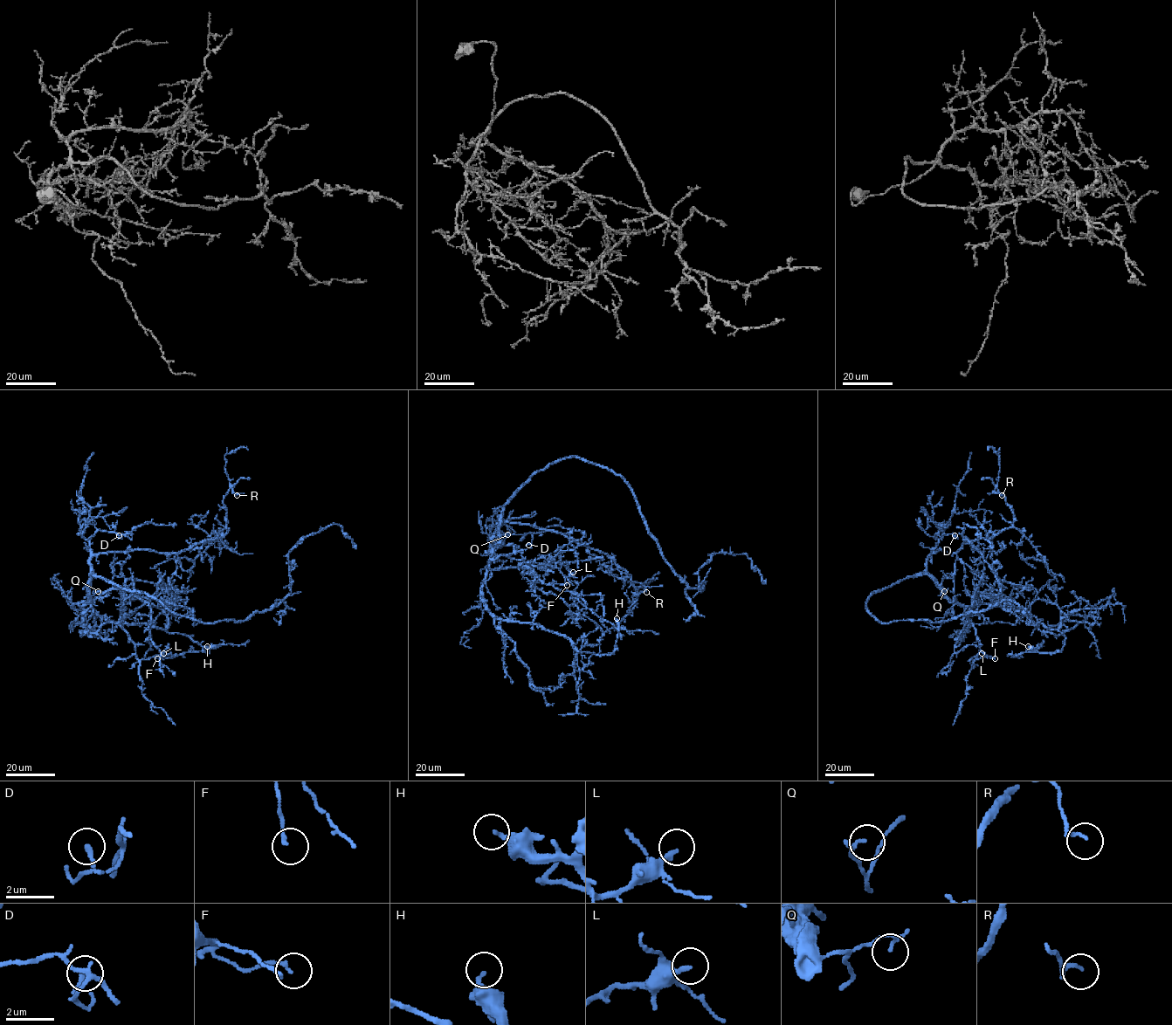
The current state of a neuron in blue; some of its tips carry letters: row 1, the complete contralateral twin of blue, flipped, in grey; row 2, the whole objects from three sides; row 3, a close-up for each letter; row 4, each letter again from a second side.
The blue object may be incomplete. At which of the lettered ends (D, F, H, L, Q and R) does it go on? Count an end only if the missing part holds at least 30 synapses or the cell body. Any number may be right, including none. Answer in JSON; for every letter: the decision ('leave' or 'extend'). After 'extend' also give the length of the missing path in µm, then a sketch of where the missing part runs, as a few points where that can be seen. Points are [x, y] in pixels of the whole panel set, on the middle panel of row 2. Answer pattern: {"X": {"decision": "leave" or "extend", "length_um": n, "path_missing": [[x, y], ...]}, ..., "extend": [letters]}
{"D": {"decision": "leave"}, "F": {"decision": "leave"}, "H": {"decision": "leave"}, "L": {"decision": "leave"}, "Q": {"decision": "leave"}, "R": {"decision": "leave"}, "extend": []}

